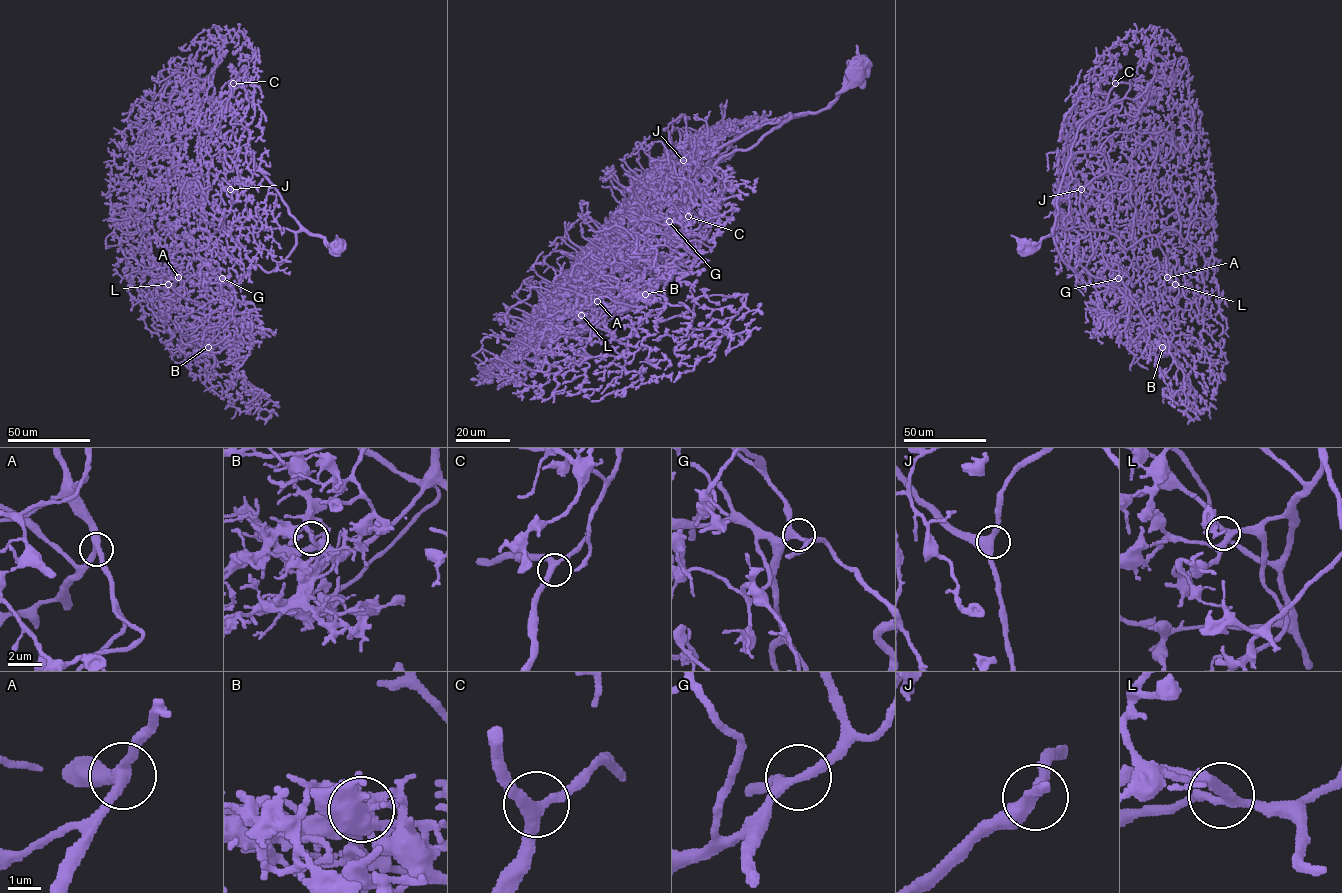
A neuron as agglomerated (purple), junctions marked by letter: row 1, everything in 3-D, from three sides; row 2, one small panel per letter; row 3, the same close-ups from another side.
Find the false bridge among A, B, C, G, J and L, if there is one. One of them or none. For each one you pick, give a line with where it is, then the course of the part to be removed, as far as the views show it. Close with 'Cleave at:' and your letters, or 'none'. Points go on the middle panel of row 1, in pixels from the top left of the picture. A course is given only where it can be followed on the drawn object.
B: (645, 294) | (645, 294), (638, 296), (636, 293), (650, 304)
Cleave at: B

